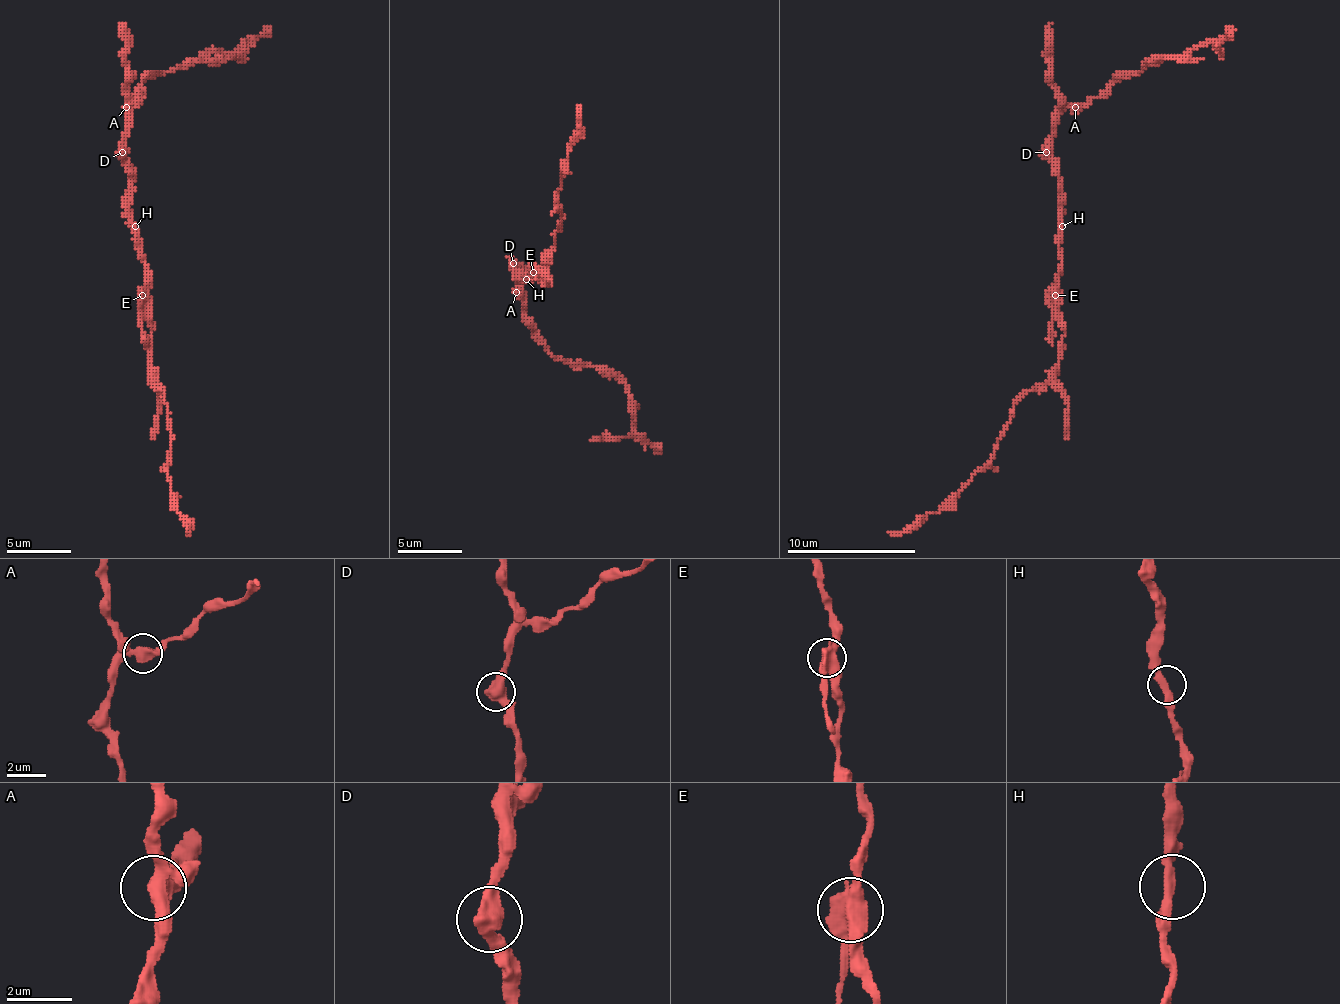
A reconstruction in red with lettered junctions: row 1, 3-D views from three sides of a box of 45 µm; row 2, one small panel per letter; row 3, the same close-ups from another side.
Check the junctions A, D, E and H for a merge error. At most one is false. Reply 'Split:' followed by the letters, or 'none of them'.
Split: E

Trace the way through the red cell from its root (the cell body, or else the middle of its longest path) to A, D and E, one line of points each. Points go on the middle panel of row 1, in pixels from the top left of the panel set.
A: (523, 276), (516, 270), (516, 292)
D: (523, 276), (519, 276), (513, 263)
E: (523, 276), (532, 279), (535, 276), (532, 273)

